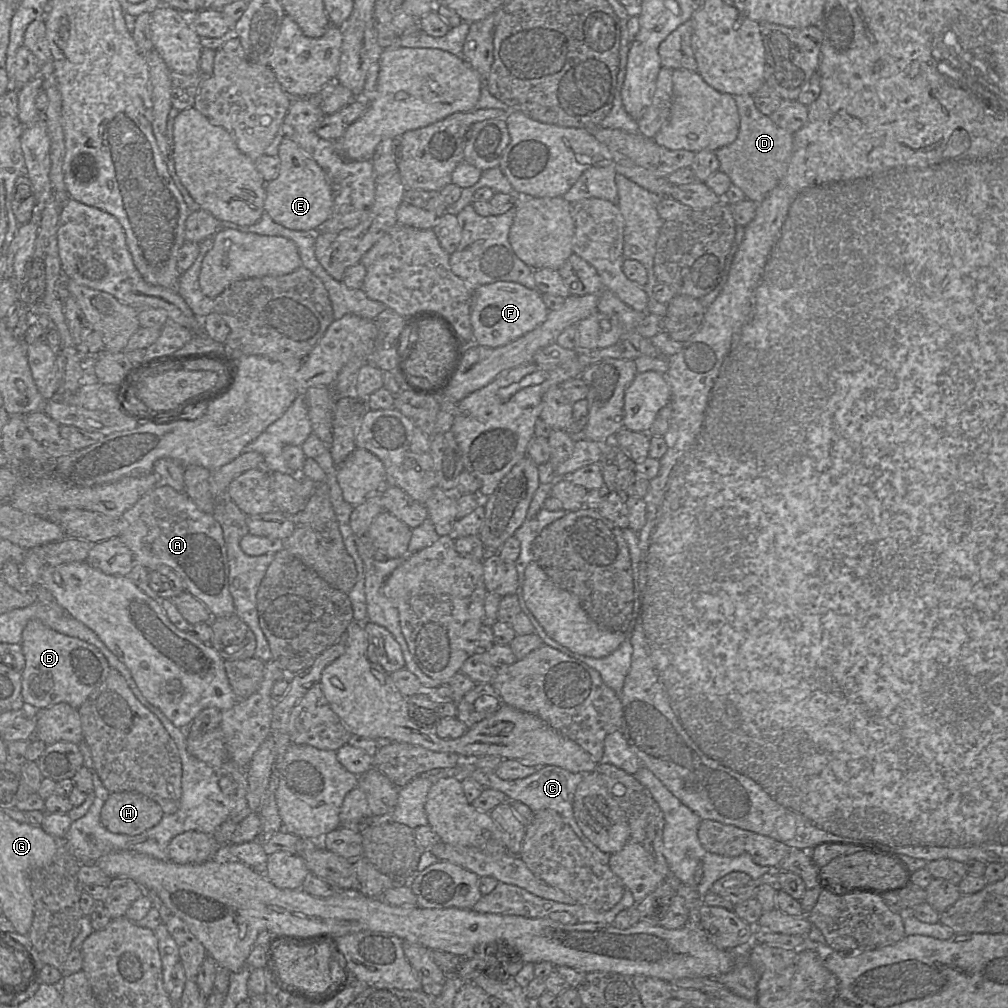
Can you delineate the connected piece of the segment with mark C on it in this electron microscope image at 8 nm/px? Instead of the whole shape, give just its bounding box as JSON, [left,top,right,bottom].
[481,765,610,865]

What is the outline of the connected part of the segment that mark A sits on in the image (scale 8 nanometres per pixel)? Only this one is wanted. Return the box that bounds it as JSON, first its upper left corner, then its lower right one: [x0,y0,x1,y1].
[119,484,235,618]

